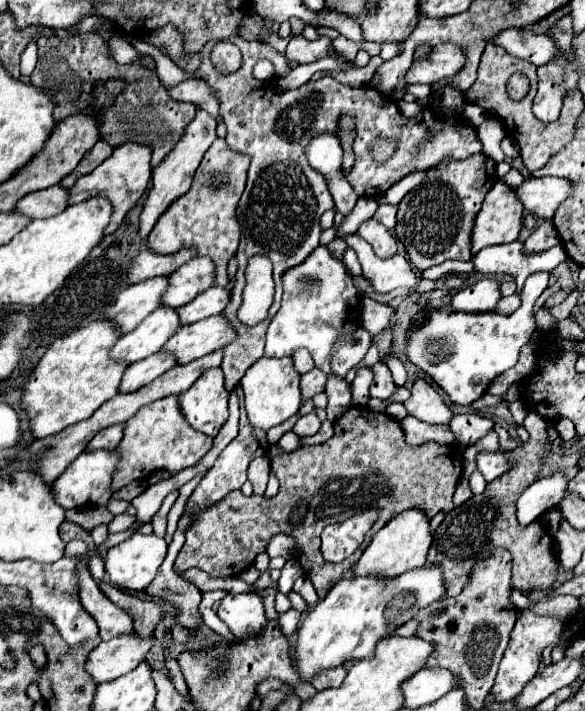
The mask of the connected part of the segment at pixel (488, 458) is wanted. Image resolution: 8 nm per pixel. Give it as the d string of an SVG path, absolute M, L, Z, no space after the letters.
M501 450L501 452L495 452L495 454L491 454L491 452L481 452L481 456L477 458L477 468L479 468L479 472L485 476L485 480L491 482L491 480L495 480L497 476L505 474L505 470L509 470L509 462L507 462L503 450Z

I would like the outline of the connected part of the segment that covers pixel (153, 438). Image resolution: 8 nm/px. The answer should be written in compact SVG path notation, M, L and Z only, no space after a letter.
M177 396L155 400L143 406L133 418L125 422L123 438L115 448L119 452L119 462L113 472L111 490L115 492L133 480L147 478L147 474L153 474L157 470L167 470L171 474L177 474L189 466L195 466L209 452L211 444L213 444L211 436L193 432L193 428L185 424L185 418L177 408Z

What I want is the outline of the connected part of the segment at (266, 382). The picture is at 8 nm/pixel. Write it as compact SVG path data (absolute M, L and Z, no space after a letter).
M261 356L241 378L241 386L245 390L245 408L249 422L255 428L269 430L287 418L295 416L301 406L301 390L299 390L299 372L293 366L291 356L269 358Z

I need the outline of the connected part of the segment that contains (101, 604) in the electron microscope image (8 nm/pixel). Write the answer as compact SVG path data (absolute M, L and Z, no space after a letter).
M85 560L77 568L77 576L79 576L79 584L81 584L81 604L95 618L101 638L111 640L121 634L133 634L135 628L133 628L131 616L127 616L119 606L115 606L101 592L99 584L89 574Z

